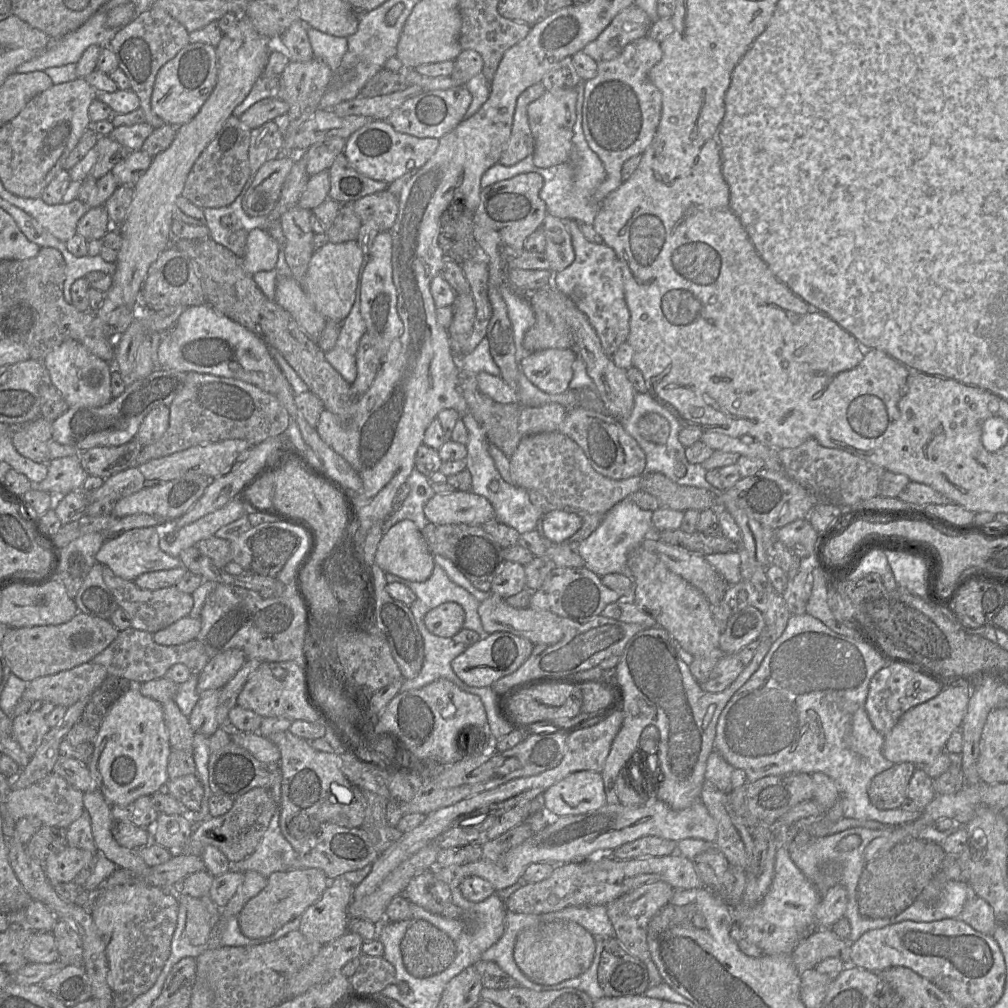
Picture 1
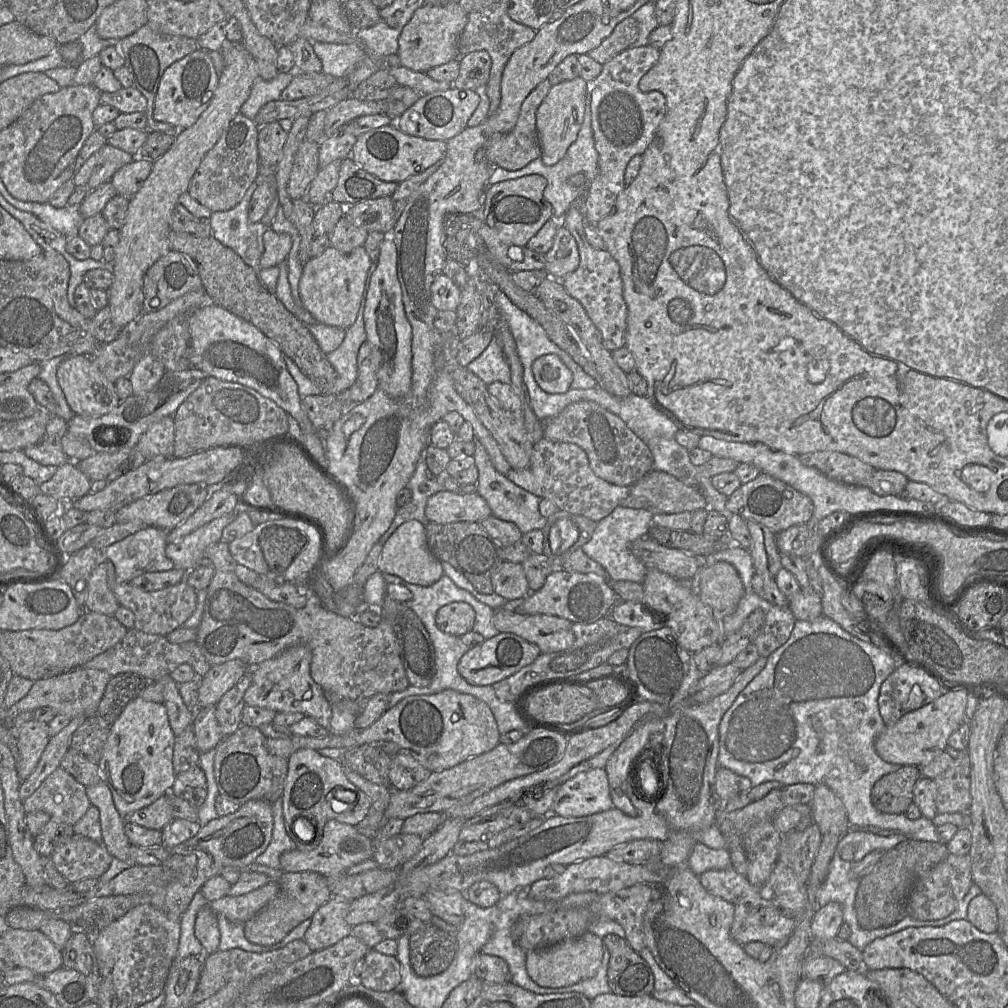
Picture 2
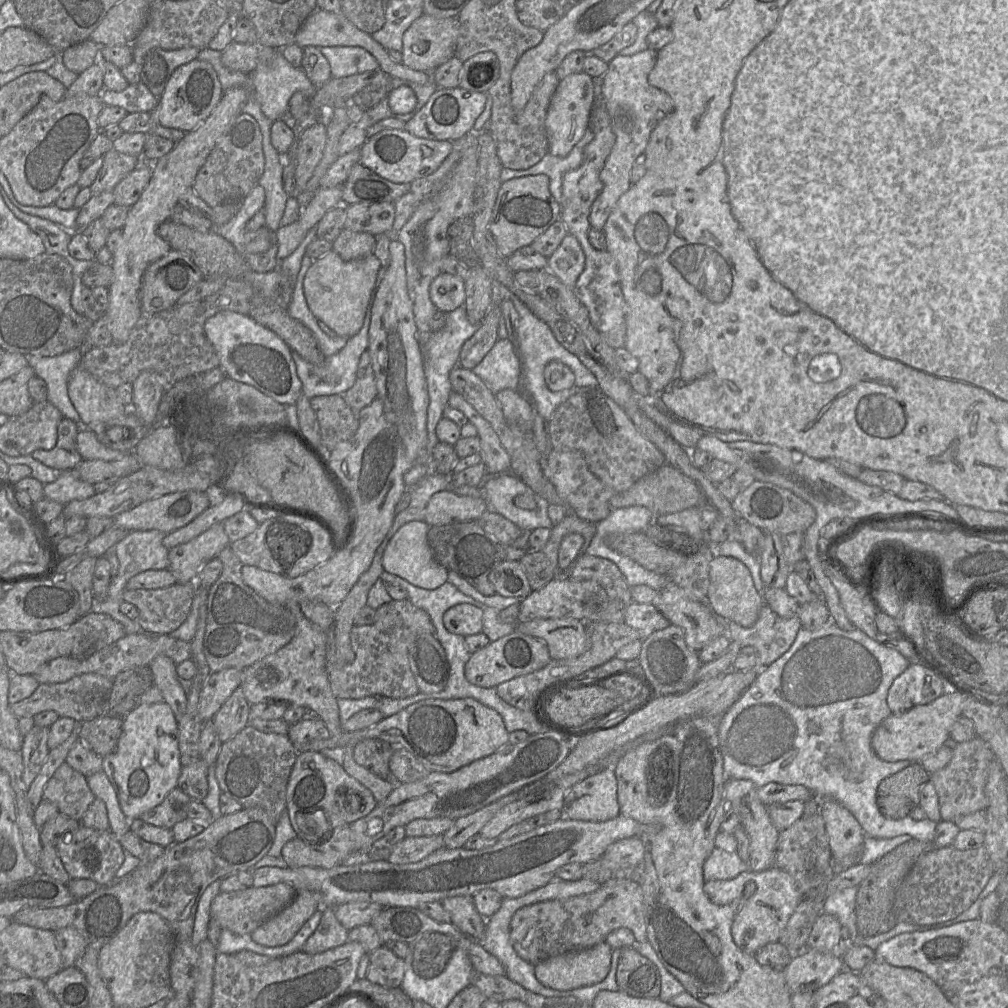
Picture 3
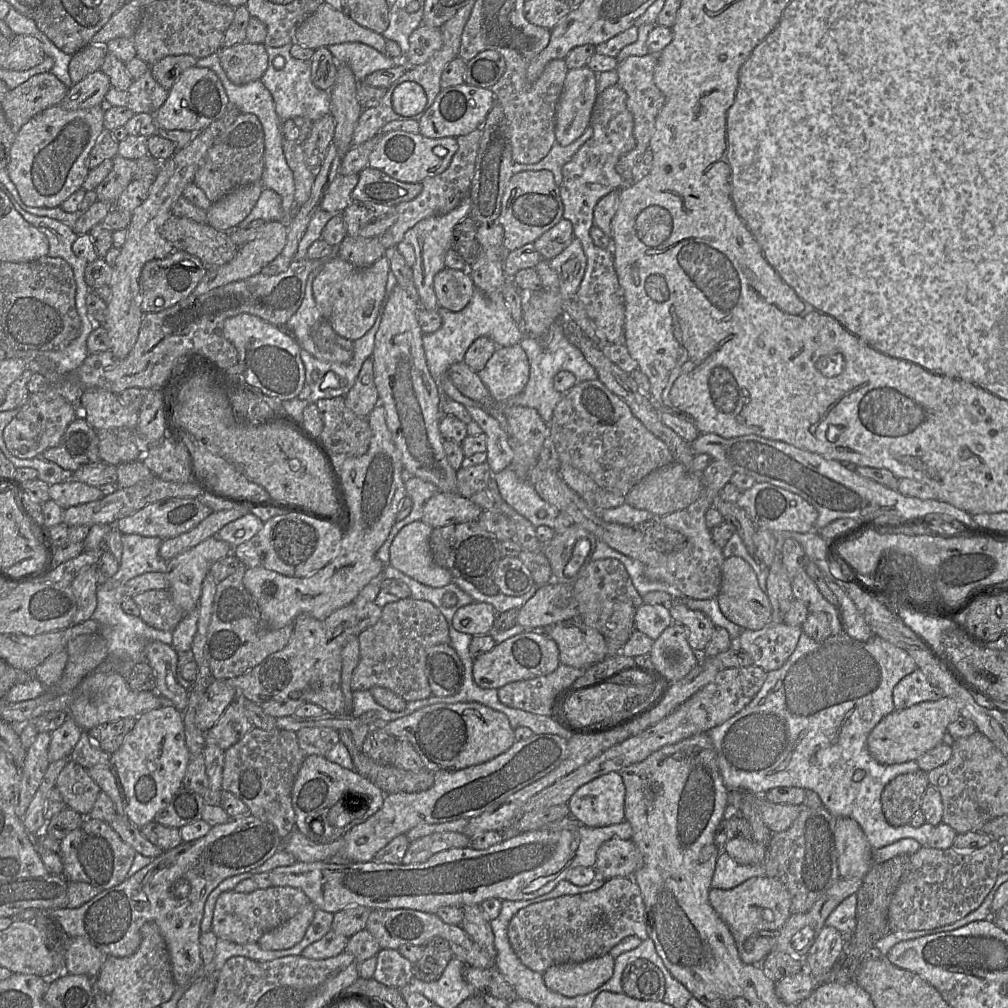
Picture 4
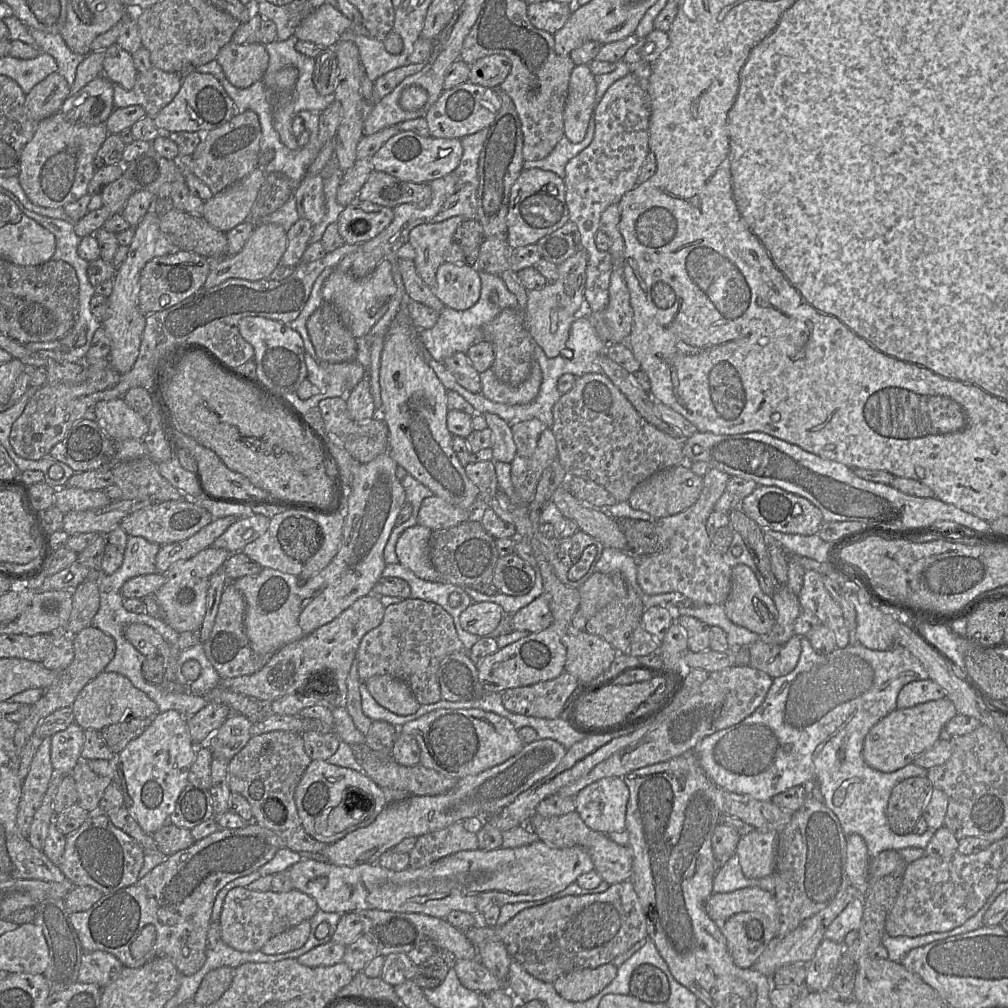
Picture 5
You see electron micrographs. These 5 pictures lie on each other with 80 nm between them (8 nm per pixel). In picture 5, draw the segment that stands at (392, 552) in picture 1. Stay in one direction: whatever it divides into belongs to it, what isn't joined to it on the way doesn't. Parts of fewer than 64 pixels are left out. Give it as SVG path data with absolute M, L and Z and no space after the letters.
M419 524L407 528L399 537L395 552L398 563L419 578L429 582L441 582L441 575L434 568L429 557L431 533L431 529Z

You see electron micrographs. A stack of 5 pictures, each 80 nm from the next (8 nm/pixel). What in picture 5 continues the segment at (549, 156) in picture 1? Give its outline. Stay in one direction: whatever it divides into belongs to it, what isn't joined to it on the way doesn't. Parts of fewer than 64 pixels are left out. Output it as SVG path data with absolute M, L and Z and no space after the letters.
M589 64L575 66L564 110L564 135L572 143L579 143L585 138L595 105L595 75Z

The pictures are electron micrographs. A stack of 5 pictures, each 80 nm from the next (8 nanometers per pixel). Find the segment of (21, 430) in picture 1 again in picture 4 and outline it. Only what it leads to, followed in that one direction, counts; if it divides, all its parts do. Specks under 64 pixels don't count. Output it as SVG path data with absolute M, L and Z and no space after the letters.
M75 418L67 427L58 446L45 450L41 457L62 469L75 472L86 464L100 461L97 431L82 418Z

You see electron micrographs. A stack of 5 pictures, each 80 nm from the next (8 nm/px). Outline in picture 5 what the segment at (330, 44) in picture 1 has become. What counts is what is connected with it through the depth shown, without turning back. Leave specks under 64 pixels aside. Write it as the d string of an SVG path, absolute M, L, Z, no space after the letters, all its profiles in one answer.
M424 21L414 31L410 50L406 54L390 54L384 48L384 39L367 37L352 31L345 32L340 40L351 41L357 45L363 74L374 82L378 77L409 64L408 58L413 52L414 43L421 37L423 26Z

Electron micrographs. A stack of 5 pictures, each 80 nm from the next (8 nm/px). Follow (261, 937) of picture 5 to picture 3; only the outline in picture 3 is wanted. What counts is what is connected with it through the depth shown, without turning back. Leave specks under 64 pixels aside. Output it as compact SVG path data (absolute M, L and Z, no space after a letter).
M287 883L262 887L246 887L231 892L221 892L211 904L211 919L221 929L228 929L236 935L250 935L265 921L279 913L296 897L297 889Z

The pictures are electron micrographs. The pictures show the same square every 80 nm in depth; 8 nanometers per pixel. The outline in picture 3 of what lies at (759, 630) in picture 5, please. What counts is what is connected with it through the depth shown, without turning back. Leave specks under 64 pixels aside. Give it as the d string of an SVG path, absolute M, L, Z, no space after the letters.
M715 556L709 565L709 577L710 584L705 602L711 610L740 626L753 626L765 602L762 593L754 586L749 569L733 557Z

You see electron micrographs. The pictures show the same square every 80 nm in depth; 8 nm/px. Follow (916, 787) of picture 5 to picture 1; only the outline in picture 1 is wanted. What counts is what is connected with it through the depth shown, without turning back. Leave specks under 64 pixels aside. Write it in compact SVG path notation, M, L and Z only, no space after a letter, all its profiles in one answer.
M898 763L877 774L868 786L872 805L879 810L901 808L908 798L908 785L916 768L912 763Z

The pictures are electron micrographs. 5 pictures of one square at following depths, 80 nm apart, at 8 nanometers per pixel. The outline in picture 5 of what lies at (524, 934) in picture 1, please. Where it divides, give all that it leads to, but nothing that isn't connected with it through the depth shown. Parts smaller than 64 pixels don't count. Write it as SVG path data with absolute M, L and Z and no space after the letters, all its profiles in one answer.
M607 963L594 969L571 972L555 980L553 986L566 1000L586 1001L596 996L614 980L617 969L613 963Z

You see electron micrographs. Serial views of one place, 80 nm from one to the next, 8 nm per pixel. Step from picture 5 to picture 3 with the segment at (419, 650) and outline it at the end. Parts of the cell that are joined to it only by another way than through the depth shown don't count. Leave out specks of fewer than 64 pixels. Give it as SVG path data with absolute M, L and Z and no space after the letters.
M409 599L393 600L377 608L372 625L353 626L350 639L355 660L339 666L334 652L333 624L328 638L326 671L334 696L337 699L361 699L368 696L402 699L417 694L420 690L409 665L408 648L420 634L435 635L429 614L414 606Z

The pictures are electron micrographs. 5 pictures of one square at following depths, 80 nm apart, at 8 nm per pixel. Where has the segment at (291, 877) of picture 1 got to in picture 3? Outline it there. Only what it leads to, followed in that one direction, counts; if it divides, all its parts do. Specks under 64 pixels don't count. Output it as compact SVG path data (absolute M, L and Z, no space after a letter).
M298 890L295 899L288 906L256 928L250 937L266 947L284 945L321 908L322 897L318 892Z

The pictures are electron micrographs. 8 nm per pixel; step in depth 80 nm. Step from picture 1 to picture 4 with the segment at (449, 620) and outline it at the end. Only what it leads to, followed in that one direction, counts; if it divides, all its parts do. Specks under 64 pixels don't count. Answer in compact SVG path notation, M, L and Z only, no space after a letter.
M474 602L460 607L454 614L452 626L469 635L487 635L494 625L497 612L488 603Z

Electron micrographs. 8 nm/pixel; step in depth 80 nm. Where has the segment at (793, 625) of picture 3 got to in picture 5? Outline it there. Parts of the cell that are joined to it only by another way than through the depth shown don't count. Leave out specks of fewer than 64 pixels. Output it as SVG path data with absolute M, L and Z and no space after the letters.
M794 635L784 645L760 639L748 647L749 665L767 673L771 678L789 674L796 667L801 654L801 637Z

